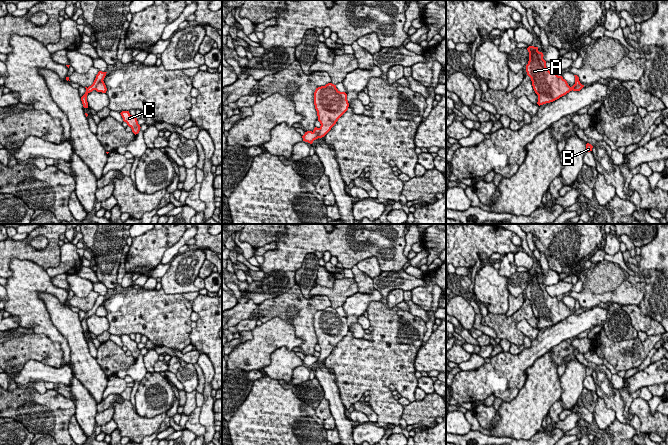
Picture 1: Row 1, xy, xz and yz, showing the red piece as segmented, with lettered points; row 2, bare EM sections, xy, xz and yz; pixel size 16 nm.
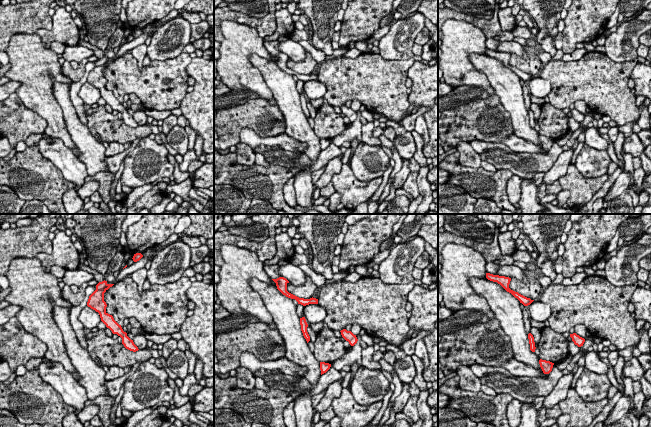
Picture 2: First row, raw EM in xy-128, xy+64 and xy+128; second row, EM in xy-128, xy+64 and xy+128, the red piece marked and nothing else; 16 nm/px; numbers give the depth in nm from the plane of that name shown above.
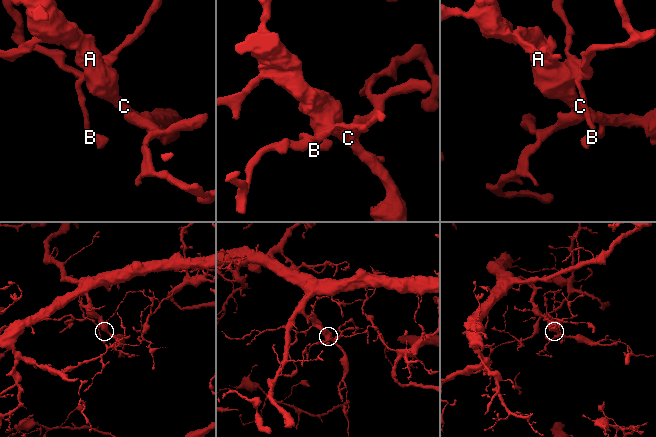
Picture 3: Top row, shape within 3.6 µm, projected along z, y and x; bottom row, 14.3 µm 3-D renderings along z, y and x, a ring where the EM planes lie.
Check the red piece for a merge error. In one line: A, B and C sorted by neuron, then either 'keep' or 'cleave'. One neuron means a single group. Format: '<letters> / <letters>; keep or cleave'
A C / B; cleave

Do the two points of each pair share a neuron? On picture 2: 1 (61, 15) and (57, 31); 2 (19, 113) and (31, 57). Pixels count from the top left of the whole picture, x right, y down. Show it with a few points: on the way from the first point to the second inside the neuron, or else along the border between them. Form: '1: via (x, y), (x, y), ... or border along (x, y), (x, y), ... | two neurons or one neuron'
1: via (61, 19), (61, 27) | one neuron
2: border along (15, 92), (20, 100), (39, 116) | two neurons

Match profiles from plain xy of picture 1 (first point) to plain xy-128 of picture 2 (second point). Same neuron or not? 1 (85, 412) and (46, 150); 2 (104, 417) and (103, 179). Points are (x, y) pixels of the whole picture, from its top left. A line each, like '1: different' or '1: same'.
1: same
2: different

